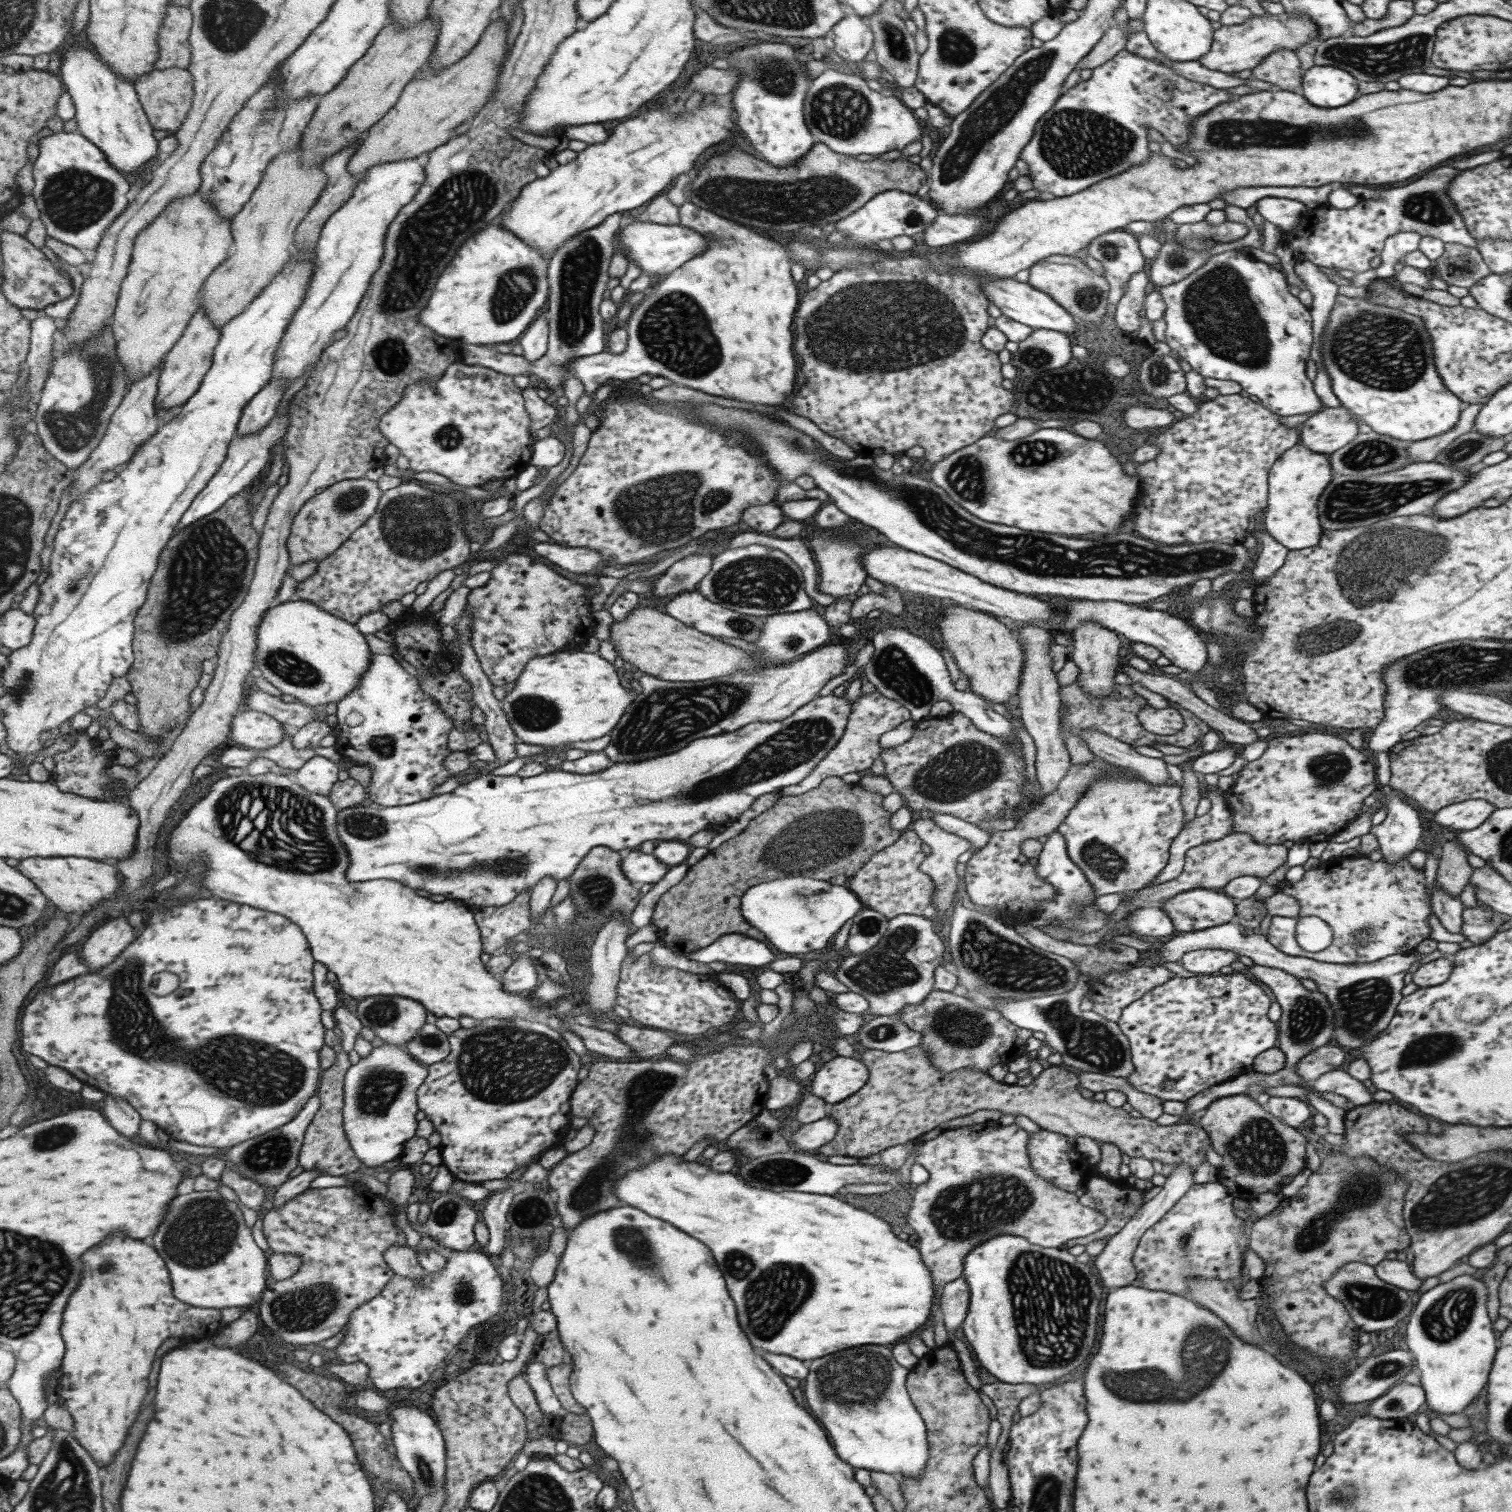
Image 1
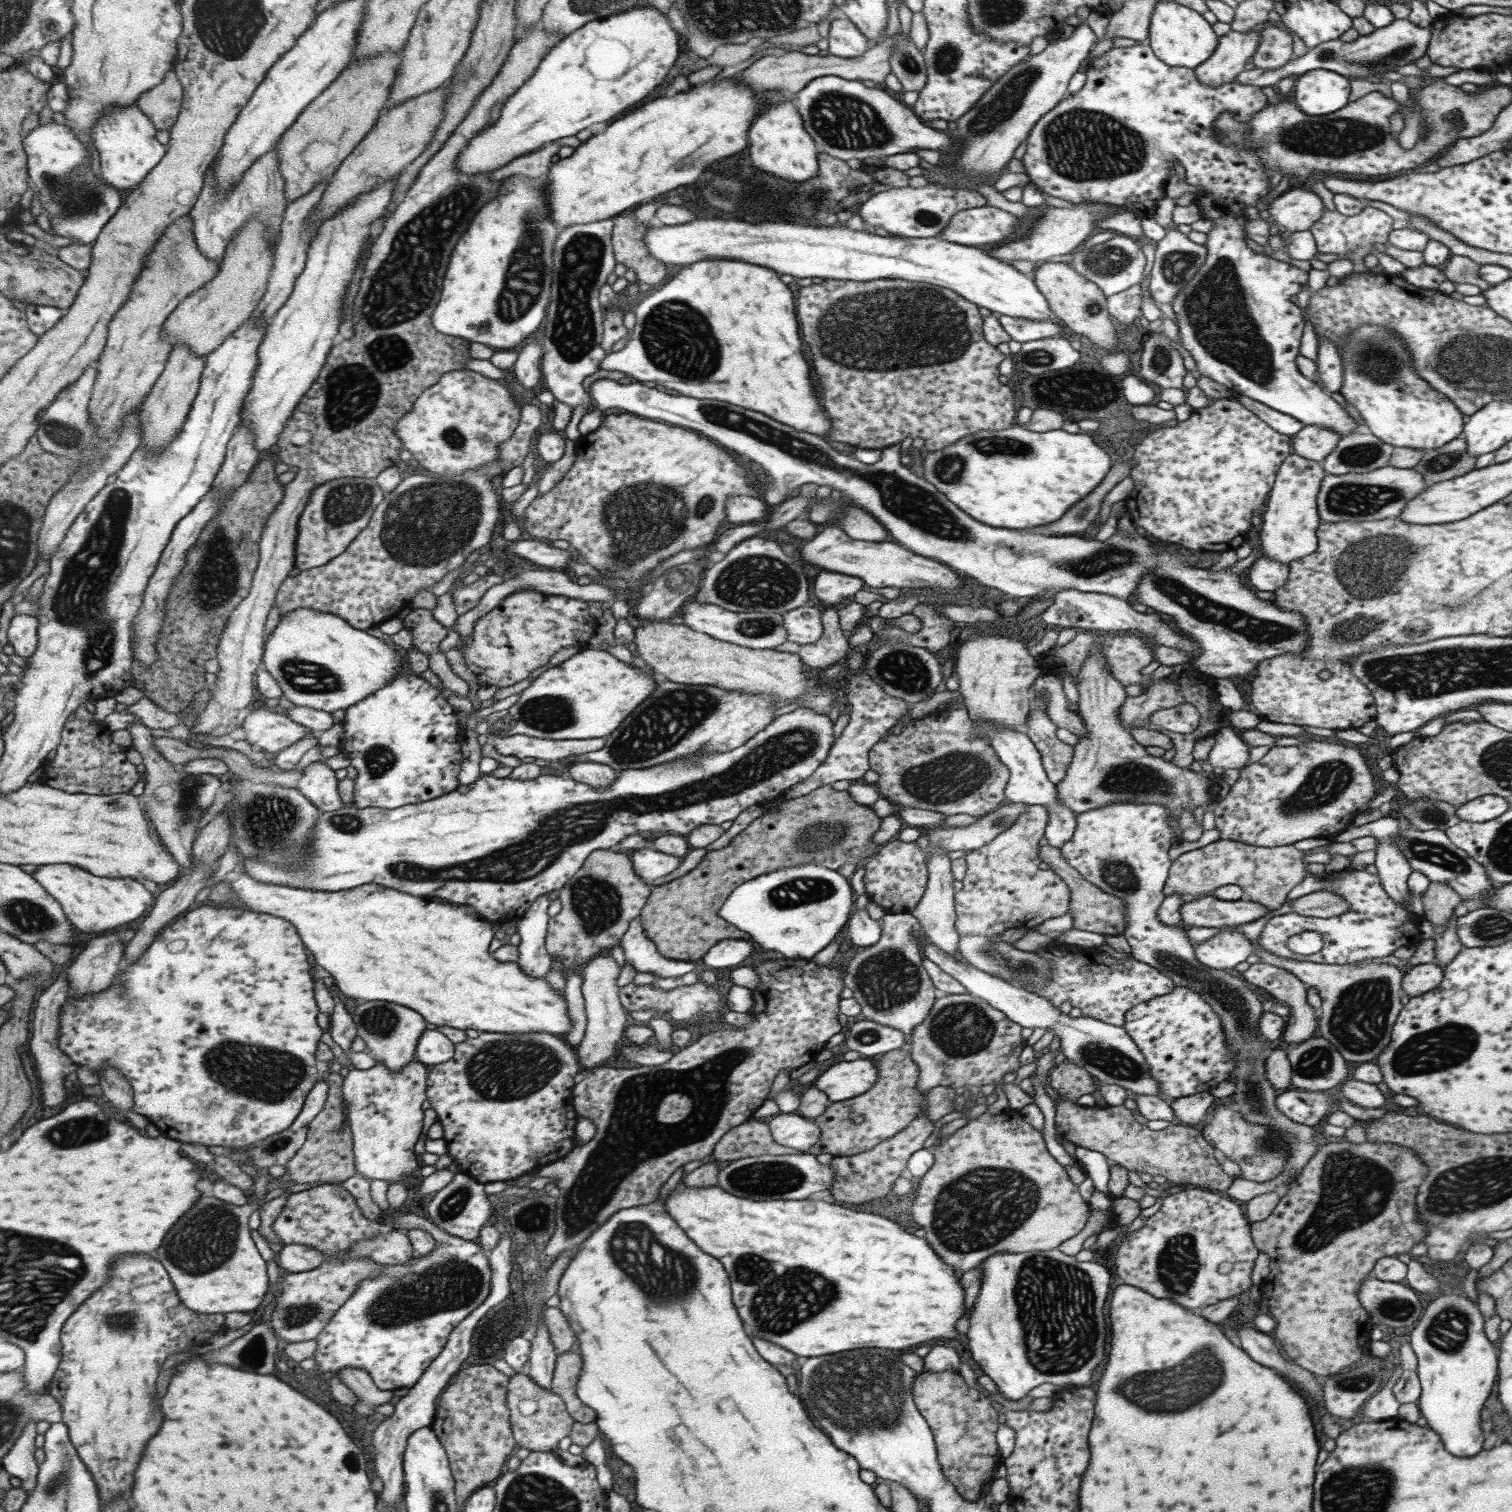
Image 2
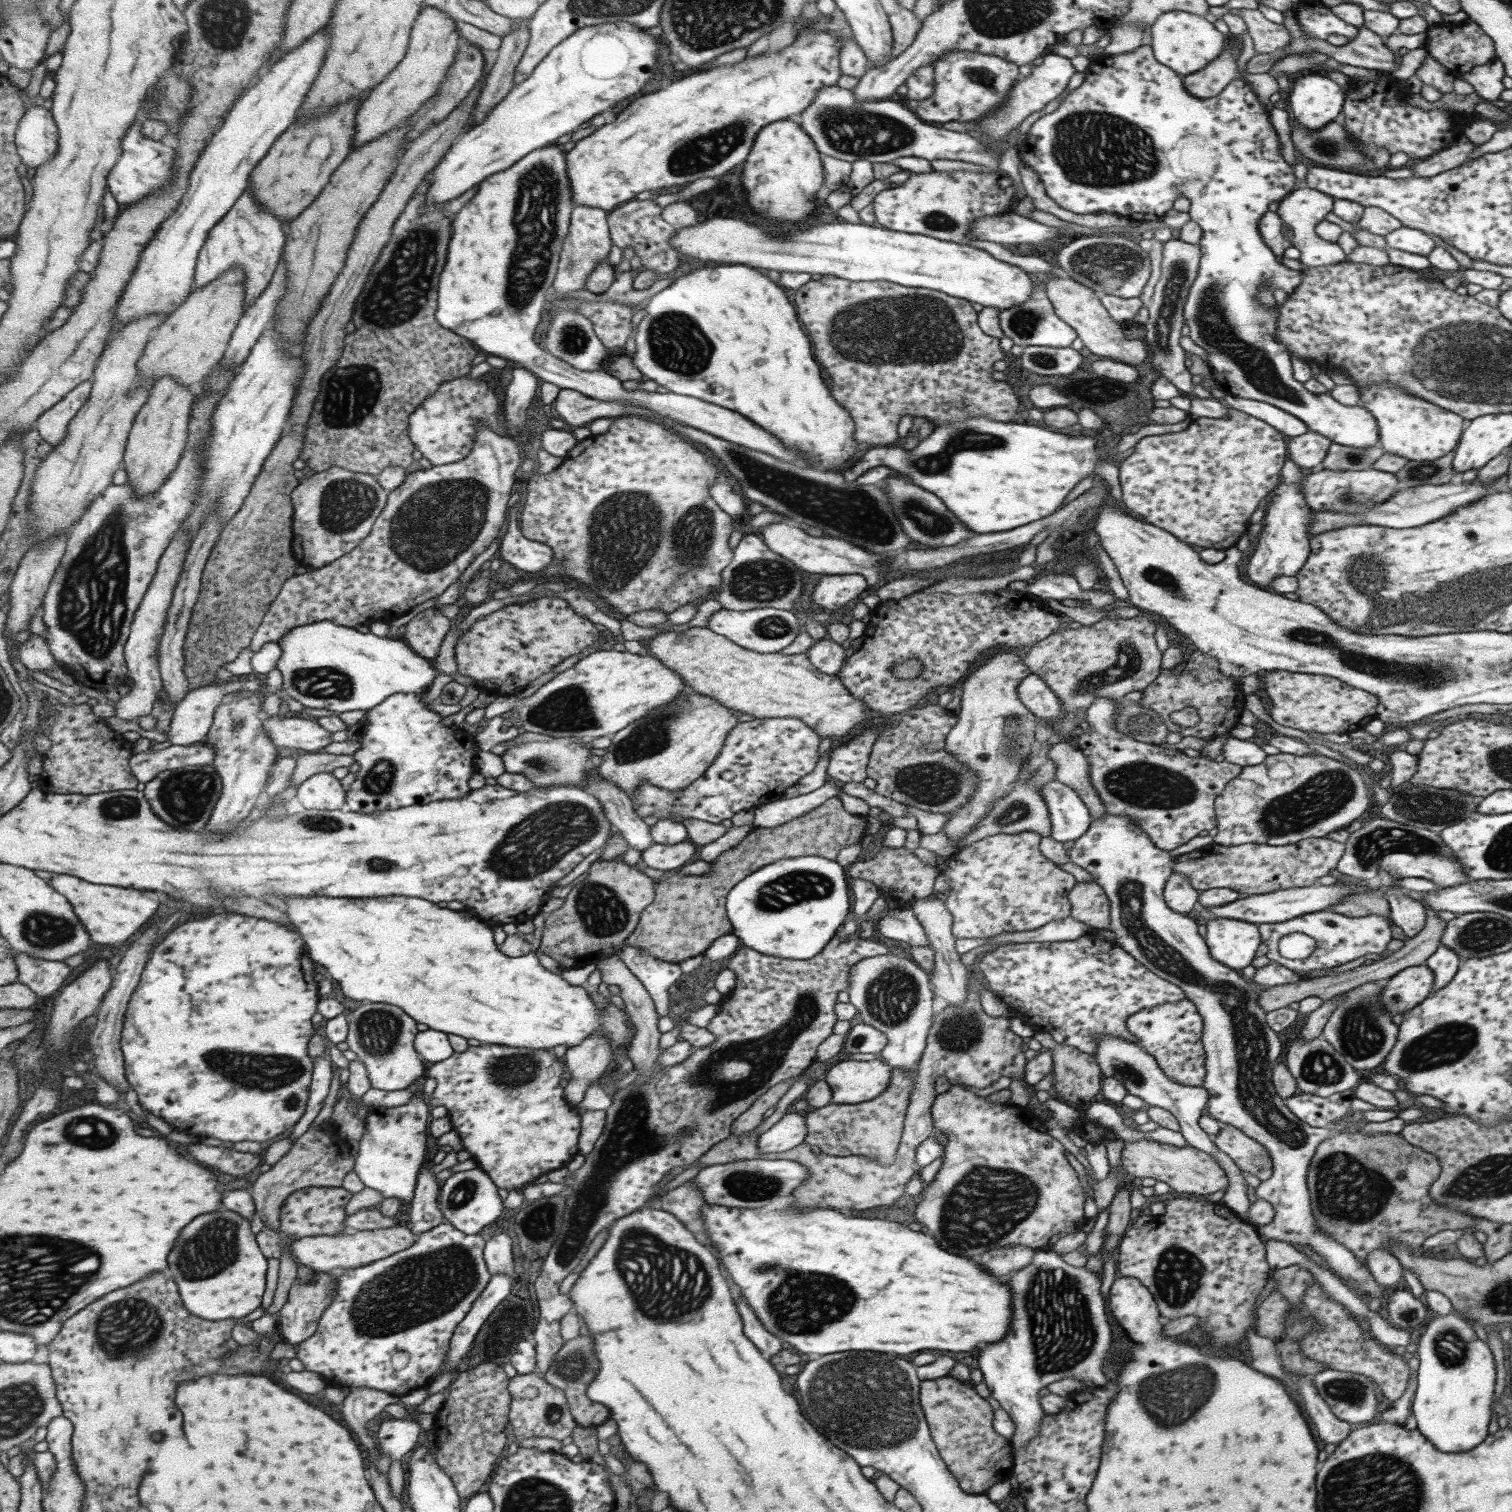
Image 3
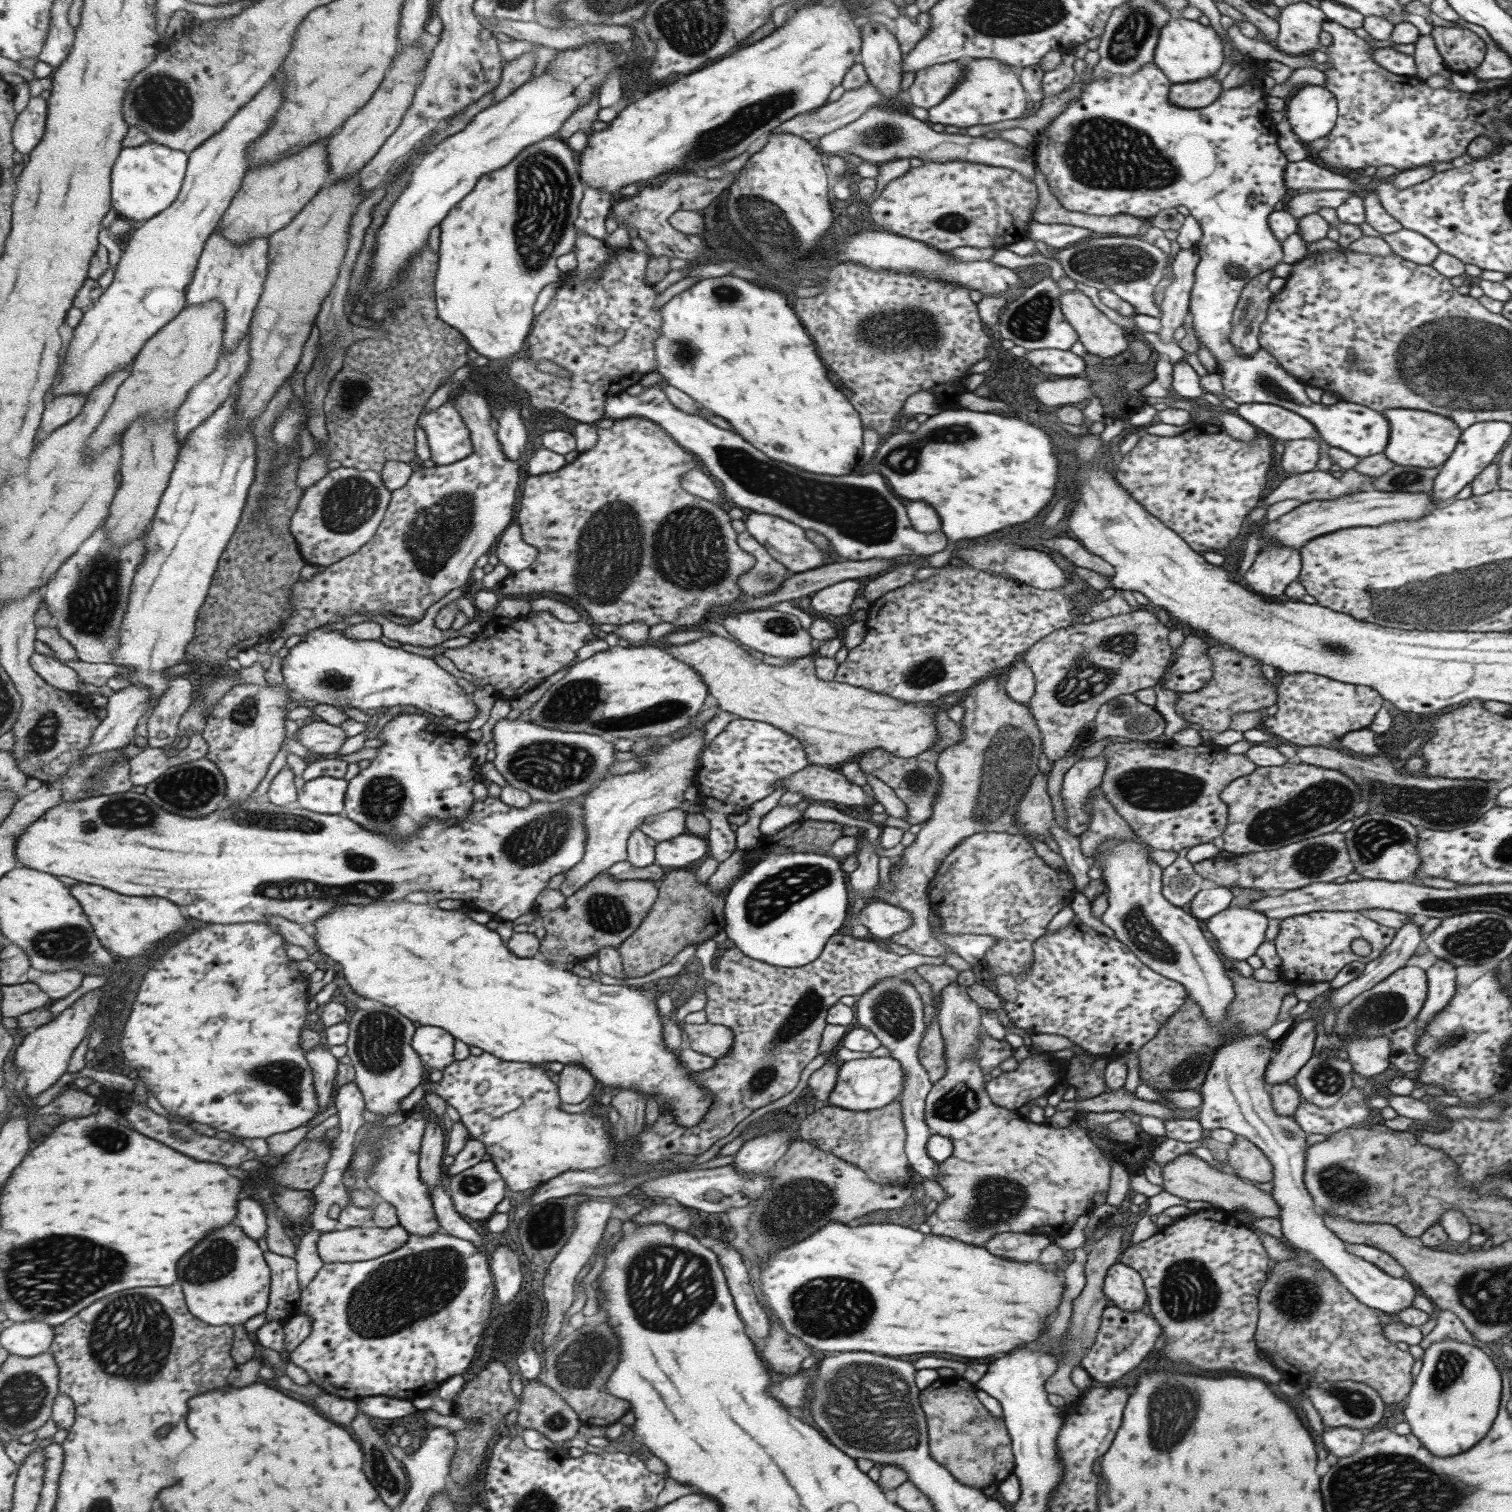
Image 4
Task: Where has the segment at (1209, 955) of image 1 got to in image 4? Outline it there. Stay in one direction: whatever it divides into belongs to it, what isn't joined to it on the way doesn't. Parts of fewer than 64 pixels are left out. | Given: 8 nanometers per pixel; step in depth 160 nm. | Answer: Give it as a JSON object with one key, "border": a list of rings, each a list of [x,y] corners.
{"border":[[[1232,906],[1206,921],[1207,931],[1215,938],[1215,950],[1227,960],[1245,960],[1264,941],[1267,918],[1251,908]]]}

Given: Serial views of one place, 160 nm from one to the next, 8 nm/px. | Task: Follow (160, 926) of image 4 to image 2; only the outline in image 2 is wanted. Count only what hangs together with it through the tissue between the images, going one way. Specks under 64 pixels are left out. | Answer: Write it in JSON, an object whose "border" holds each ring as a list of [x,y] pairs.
{"border":[[[39,866],[33,876],[62,903],[73,926],[85,933],[99,932],[101,935],[119,930],[123,928],[121,925],[141,919],[155,902],[155,896],[133,878],[99,878],[77,866]]]}

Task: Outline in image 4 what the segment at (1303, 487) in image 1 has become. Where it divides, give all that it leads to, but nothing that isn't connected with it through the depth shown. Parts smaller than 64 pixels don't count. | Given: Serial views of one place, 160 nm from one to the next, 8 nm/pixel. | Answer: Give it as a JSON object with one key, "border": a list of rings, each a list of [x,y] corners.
{"border":[[[1269,543],[1257,553],[1243,580],[1257,594],[1270,599],[1283,598],[1286,586],[1300,573],[1300,562],[1298,549]]]}

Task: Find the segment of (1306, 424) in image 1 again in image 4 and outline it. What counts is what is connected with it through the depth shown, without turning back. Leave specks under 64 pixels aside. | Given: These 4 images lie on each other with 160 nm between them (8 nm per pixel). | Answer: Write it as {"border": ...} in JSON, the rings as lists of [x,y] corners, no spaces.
{"border":[[[1315,440],[1285,441],[1283,445],[1280,466],[1284,472],[1294,475],[1316,468],[1320,450]]]}

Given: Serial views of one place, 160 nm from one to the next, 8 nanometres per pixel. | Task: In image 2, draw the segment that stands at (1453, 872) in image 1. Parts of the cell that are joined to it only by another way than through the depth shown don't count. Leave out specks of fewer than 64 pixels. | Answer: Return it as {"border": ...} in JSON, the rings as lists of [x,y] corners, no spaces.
{"border":[[[1430,882],[1420,900],[1426,921],[1425,936],[1434,937],[1445,930],[1445,924],[1453,916],[1453,910],[1461,898],[1447,884]]]}

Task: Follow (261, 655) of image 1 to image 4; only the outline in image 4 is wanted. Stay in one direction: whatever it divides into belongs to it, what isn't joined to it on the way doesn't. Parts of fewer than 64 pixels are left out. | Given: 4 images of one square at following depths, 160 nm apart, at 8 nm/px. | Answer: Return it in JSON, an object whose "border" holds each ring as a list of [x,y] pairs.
{"border":[[[316,628],[315,630],[308,631],[304,635],[303,642],[297,644],[295,648],[291,648],[288,652],[287,656],[281,662],[282,674],[284,677],[284,686],[295,696],[303,697],[305,700],[315,700],[321,704],[331,704],[331,706],[349,706],[353,708],[361,709],[362,711],[369,710],[371,708],[377,709],[390,706],[415,706],[419,709],[422,709],[425,712],[431,713],[438,717],[445,718],[446,722],[450,722],[450,720],[455,719],[457,722],[470,722],[479,714],[479,710],[477,710],[477,706],[473,704],[471,701],[471,693],[467,692],[458,682],[458,679],[455,676],[452,676],[447,672],[447,670],[443,670],[435,660],[431,657],[420,656],[419,654],[412,654],[411,652],[407,652],[407,650],[403,650],[403,648],[392,647],[391,645],[383,644],[379,640],[359,640],[354,639],[347,634],[345,634],[341,630],[327,630],[325,628]]]}

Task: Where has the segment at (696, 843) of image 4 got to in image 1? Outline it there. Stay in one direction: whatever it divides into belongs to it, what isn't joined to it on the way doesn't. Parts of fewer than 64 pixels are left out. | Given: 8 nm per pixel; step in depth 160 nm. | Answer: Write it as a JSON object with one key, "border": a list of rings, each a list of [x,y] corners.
{"border":[[[641,850],[623,853],[621,860],[621,873],[629,883],[635,886],[657,883],[670,868],[659,862],[651,852],[643,853]]]}

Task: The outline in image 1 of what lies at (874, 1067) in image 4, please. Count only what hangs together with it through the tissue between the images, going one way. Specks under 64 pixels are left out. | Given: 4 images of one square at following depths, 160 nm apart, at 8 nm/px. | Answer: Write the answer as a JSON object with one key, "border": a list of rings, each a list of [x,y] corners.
{"border":[[[835,1056],[813,1073],[810,1094],[832,1105],[857,1092],[867,1079],[868,1072],[861,1061]]]}

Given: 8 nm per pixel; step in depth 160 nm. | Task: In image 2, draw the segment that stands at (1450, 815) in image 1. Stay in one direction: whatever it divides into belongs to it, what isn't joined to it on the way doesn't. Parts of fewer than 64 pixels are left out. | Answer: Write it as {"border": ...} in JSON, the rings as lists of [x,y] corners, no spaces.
{"border":[[[1487,794],[1458,805],[1456,817],[1465,822],[1487,822],[1492,818],[1498,818],[1509,807],[1502,796]]]}

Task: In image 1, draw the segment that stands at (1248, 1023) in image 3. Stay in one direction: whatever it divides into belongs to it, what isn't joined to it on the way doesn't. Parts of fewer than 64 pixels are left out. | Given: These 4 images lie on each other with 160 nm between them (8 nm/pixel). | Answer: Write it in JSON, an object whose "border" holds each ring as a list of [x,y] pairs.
{"border":[[[1107,775],[1090,782],[1055,831],[1063,835],[1067,857],[1081,869],[1087,884],[1091,884],[1093,894],[1099,897],[1147,888],[1167,863],[1169,845],[1182,829],[1183,815],[1180,786],[1155,785]]]}

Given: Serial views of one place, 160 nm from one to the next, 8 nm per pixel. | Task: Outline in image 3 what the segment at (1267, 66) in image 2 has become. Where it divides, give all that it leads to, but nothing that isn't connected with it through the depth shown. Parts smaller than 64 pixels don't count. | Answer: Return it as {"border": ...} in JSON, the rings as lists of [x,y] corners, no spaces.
{"border":[[[1242,9],[1242,20],[1246,24],[1249,38],[1256,54],[1271,54],[1278,52],[1289,42],[1289,32],[1282,25],[1269,22],[1258,9]]]}

